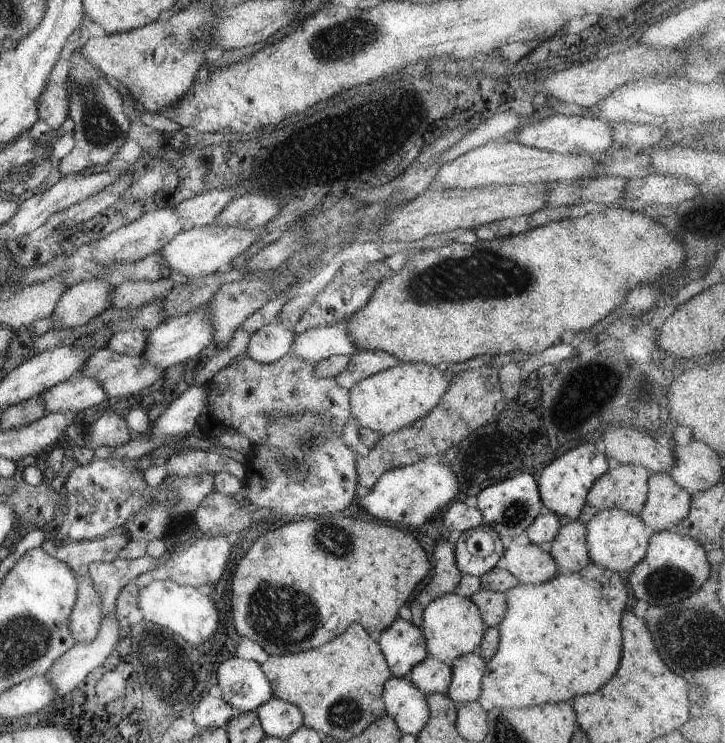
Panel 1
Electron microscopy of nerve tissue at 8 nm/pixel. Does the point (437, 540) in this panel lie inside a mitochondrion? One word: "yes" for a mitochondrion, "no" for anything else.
no

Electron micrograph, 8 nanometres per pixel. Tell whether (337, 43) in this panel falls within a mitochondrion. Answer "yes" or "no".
yes

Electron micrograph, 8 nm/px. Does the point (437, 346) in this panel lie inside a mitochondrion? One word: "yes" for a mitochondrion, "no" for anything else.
no

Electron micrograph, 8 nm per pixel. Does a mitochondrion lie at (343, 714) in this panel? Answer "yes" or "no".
yes

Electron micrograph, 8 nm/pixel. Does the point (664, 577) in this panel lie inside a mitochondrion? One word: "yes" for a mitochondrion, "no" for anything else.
yes

